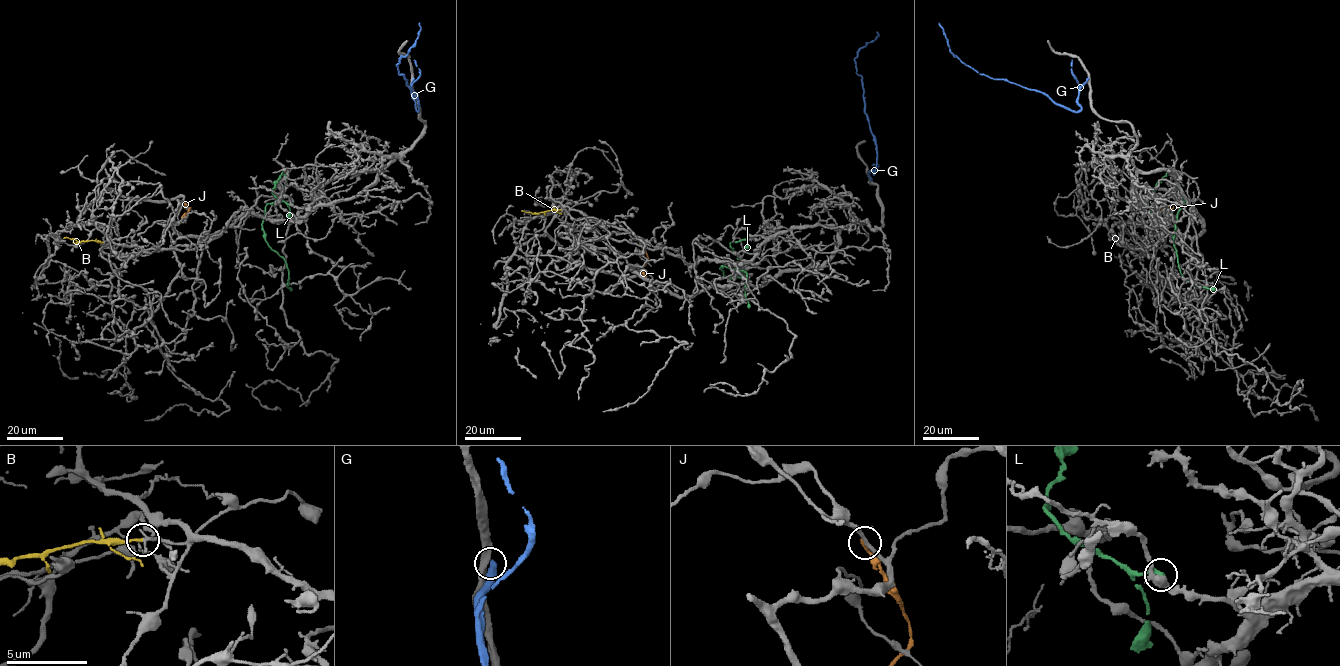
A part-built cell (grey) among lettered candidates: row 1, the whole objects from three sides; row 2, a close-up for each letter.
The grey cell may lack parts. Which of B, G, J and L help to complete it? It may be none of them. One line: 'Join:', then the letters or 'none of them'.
Join: B

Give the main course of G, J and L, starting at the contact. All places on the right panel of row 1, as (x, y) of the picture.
G: (1088, 78), (1080, 89), (1081, 109), (1073, 111), (1043, 94), (991, 78), (965, 65), (950, 52), (938, 23)
J: (1150, 217), (1164, 208), (1186, 207)
L: (1143, 204), (1167, 172), (1173, 171), (1184, 202), (1178, 212), (1173, 240), (1181, 274), (1198, 285), (1214, 290)

